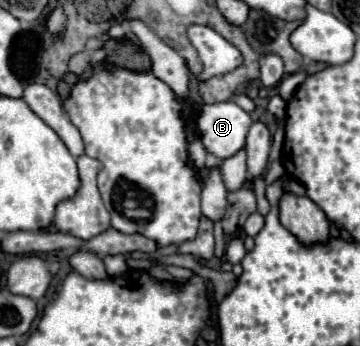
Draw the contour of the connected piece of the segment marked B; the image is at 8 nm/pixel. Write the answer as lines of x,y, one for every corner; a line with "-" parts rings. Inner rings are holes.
234,101
206,105
196,113
196,133
208,153
216,159
228,159
244,147
252,117

